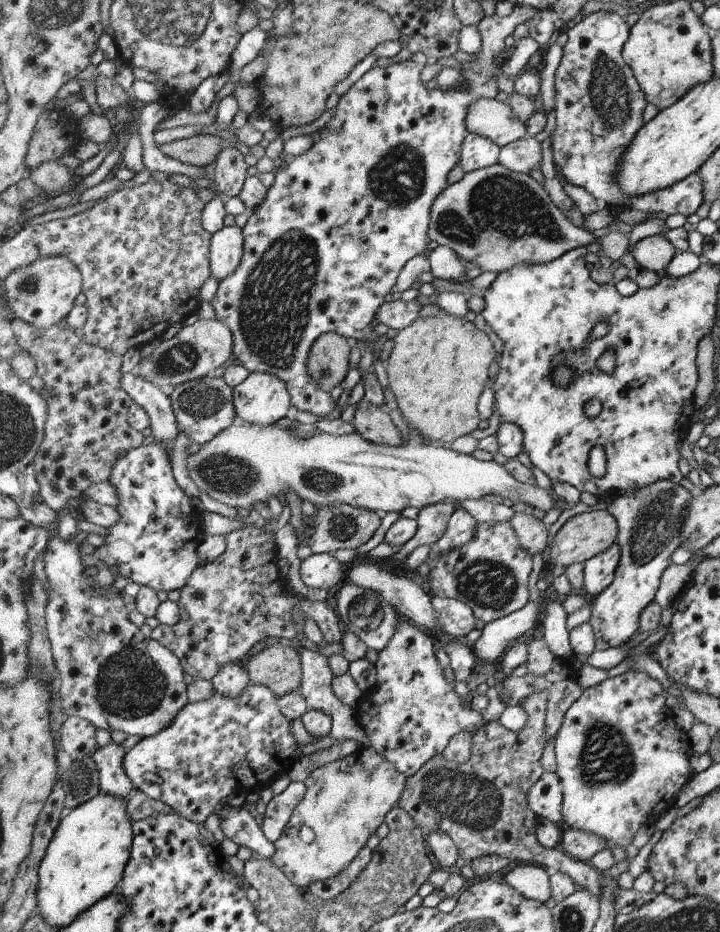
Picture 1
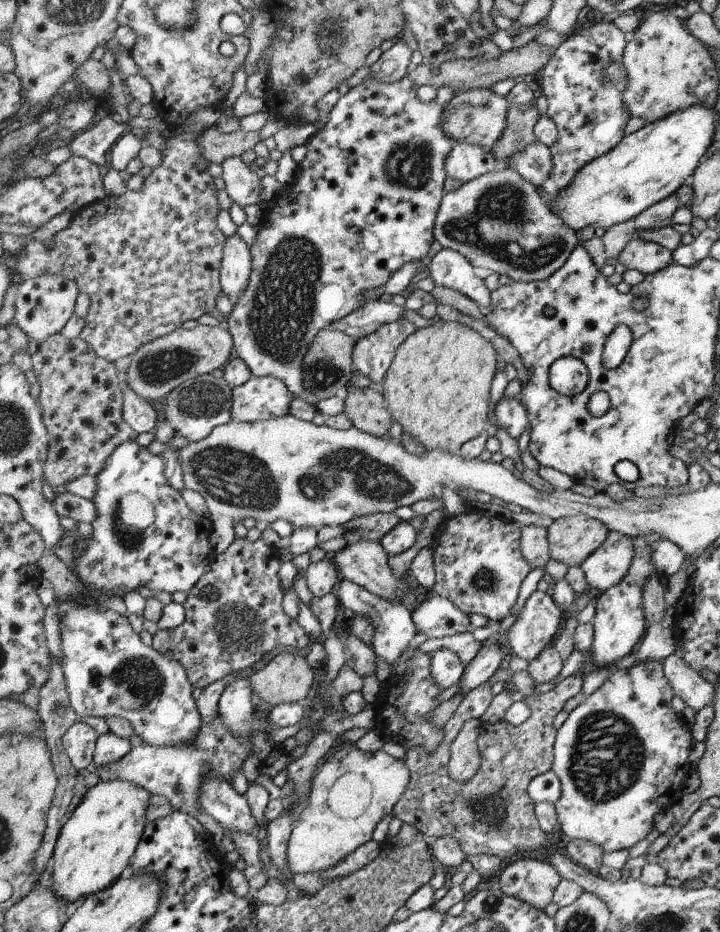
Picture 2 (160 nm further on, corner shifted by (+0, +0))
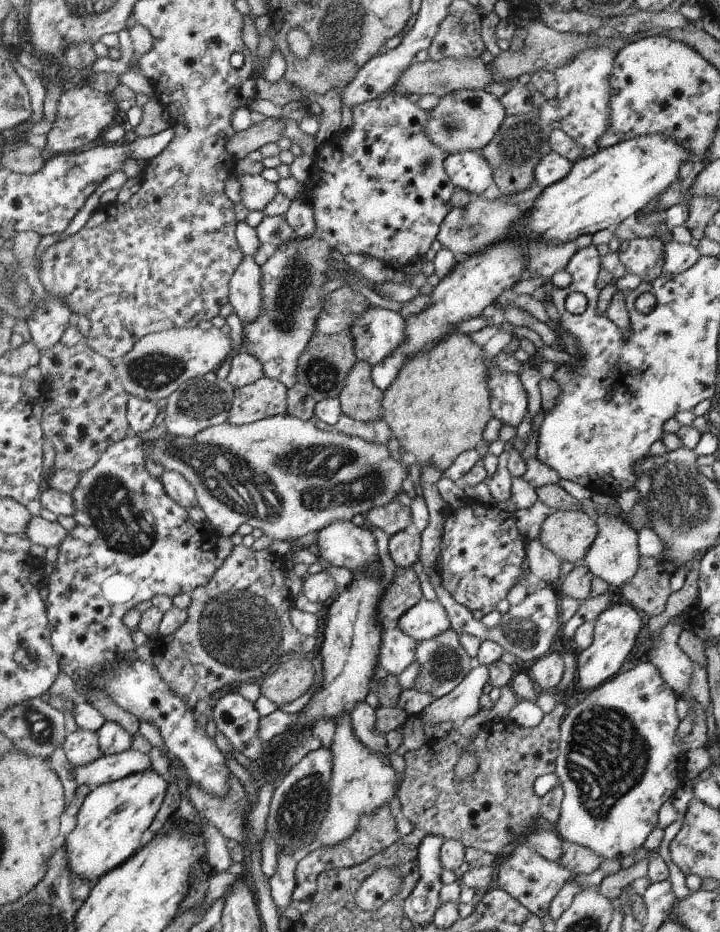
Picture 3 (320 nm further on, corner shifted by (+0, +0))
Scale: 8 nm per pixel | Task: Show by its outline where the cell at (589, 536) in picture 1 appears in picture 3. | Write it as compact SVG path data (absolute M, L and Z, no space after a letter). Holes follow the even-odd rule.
M553 511L542 523L538 540L563 561L576 562L585 557L599 528L592 514L574 511Z

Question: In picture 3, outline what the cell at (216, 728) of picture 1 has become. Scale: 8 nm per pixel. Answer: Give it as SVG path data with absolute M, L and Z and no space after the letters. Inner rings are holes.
M130 749L122 754L104 755L92 764L76 767L78 782L92 788L125 779L127 776L144 772L152 766L152 760L144 752Z

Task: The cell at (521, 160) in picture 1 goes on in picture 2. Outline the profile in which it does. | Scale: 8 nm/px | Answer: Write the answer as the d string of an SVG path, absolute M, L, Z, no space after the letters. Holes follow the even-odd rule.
M540 142L532 143L511 157L506 166L540 187L549 178L553 167L551 150Z

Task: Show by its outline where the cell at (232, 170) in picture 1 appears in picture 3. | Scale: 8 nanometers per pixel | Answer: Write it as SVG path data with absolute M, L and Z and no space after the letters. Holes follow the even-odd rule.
M261 175L237 177L241 184L241 203L249 211L263 211L279 192L276 183L264 179Z

